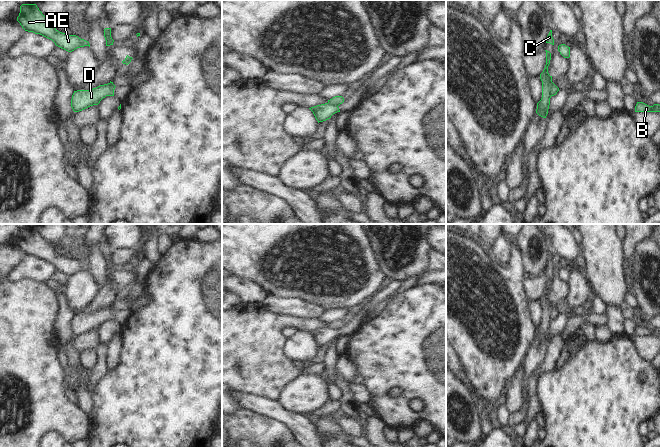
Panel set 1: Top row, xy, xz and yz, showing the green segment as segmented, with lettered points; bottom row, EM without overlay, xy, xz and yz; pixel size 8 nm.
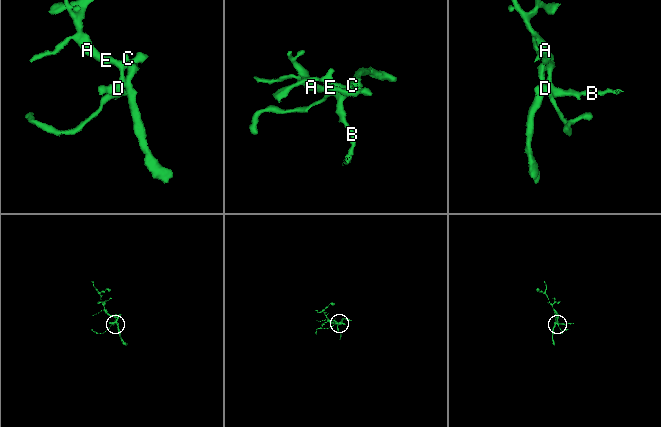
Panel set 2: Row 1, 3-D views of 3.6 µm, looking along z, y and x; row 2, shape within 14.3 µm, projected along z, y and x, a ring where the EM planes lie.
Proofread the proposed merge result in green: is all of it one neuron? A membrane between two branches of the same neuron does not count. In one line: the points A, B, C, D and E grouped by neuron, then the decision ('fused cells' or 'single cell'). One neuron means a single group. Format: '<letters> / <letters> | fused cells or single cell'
A B D E / C | fused cells

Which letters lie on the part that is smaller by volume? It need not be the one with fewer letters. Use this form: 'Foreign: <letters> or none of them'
Foreign: C

